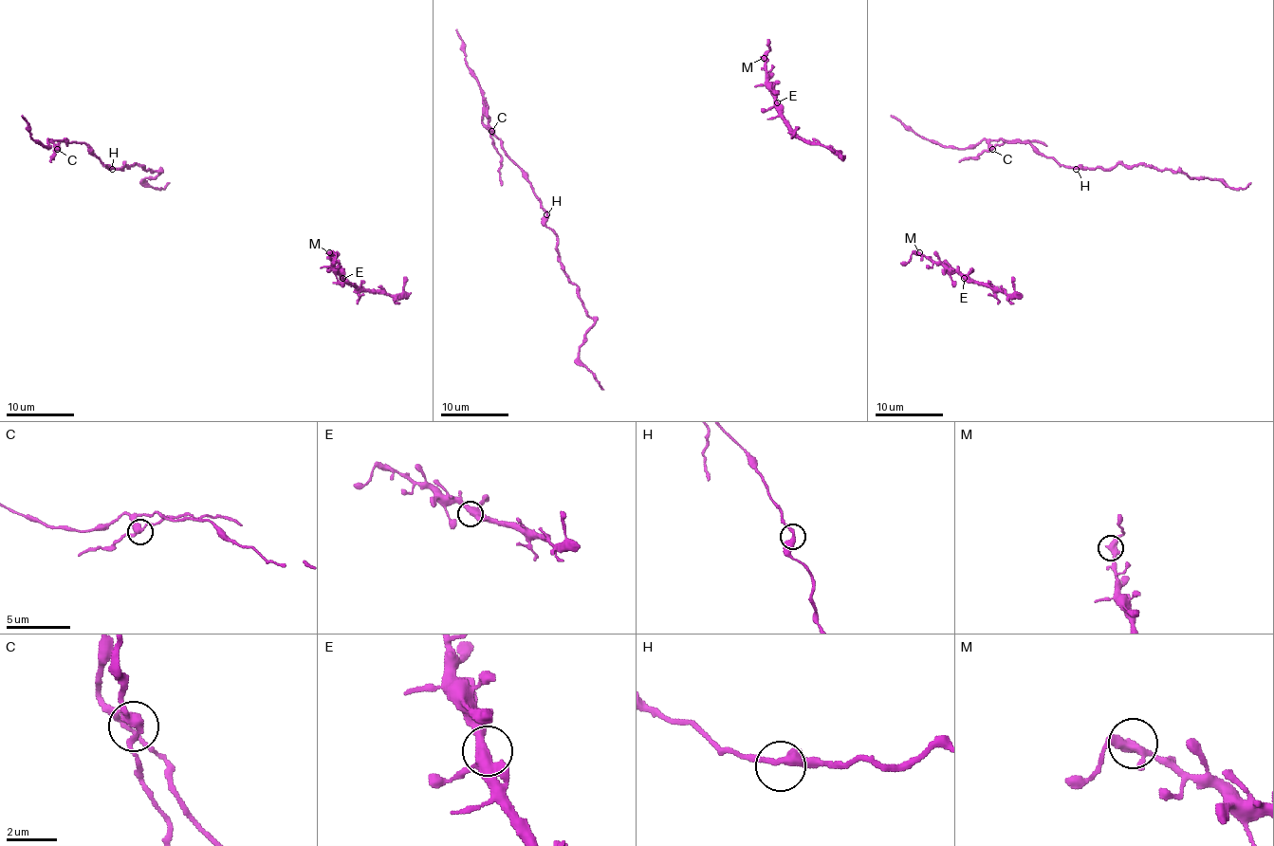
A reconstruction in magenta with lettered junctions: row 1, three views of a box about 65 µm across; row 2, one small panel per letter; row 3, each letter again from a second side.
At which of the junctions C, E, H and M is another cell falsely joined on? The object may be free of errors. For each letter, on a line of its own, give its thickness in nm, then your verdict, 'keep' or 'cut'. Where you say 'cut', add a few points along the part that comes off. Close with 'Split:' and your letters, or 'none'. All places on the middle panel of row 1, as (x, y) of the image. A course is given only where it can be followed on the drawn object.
C: 320 nm thick; cut; foreign part runs (492, 131), (492, 143), (501, 156), (501, 186)
E: 380 nm thick; keep
H: 320 nm thick; keep
M: 320 nm thick; keep
Split: C

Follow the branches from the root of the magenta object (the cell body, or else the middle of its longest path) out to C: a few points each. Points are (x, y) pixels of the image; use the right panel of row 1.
C: (1076, 167), (1061, 166), (1050, 157), (1039, 154), (1028, 143), (1003, 141), (999, 138), (989, 141), (992, 149)

